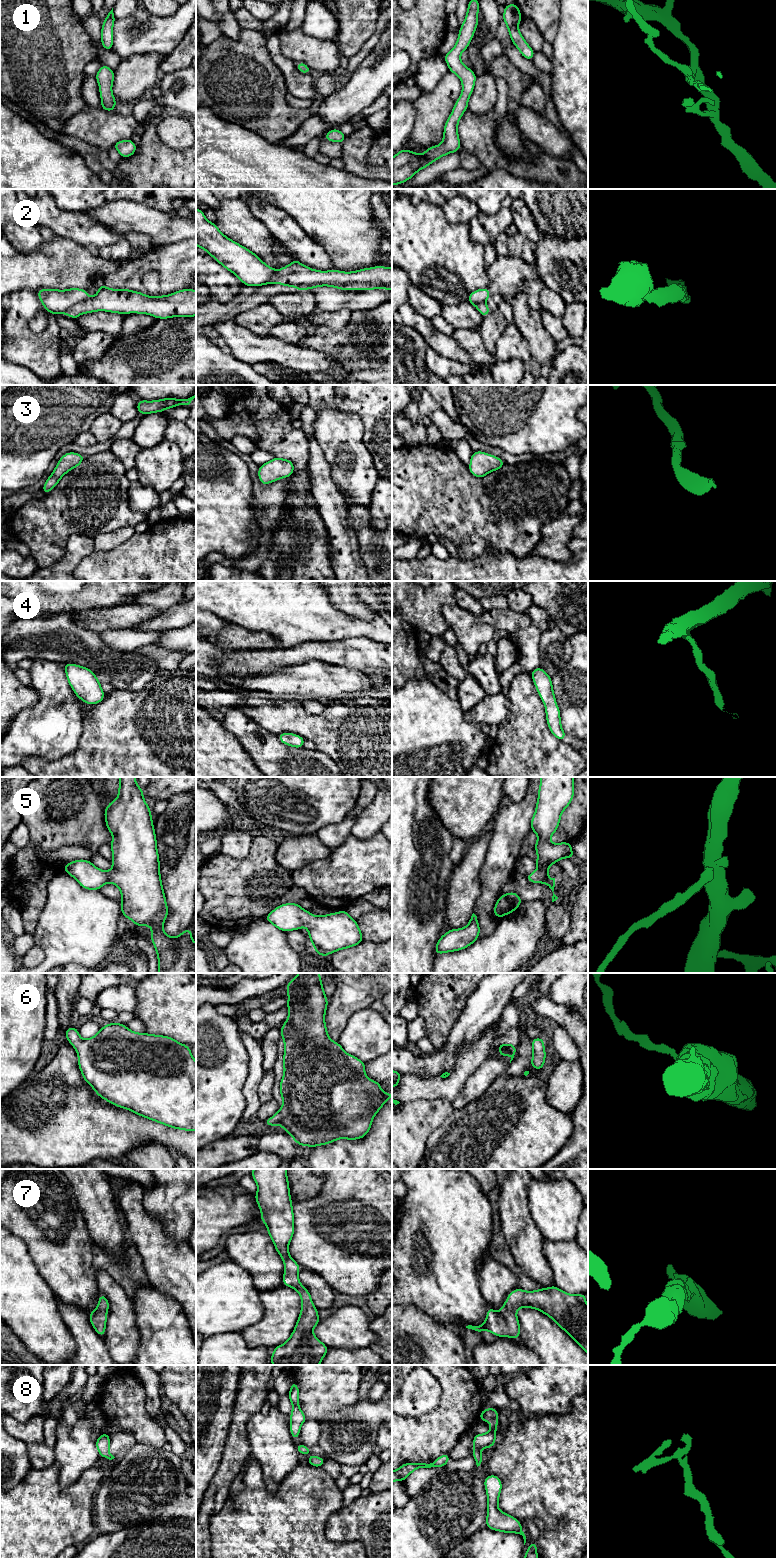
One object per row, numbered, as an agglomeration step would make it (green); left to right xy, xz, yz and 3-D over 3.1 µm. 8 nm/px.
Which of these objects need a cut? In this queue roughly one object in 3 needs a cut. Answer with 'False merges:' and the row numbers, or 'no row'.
False merges: 2

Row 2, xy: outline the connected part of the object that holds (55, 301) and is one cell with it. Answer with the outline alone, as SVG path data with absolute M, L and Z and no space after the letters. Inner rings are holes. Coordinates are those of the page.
M79 288L40 289L37 294L46 311L55 315L68 314L71 307L89 299L87 291Z

